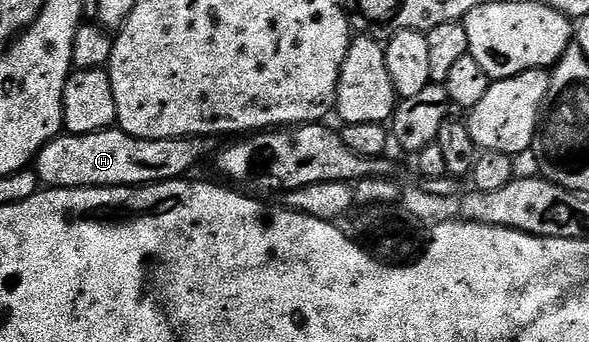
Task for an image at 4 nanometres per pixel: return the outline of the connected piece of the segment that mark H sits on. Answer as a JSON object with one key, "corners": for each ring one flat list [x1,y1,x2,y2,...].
{"corners":[[115,126,105,132,79,136,59,134,38,151,32,167,46,188,137,188,161,180,183,179,215,148,215,141,205,136,149,140,136,138]]}

